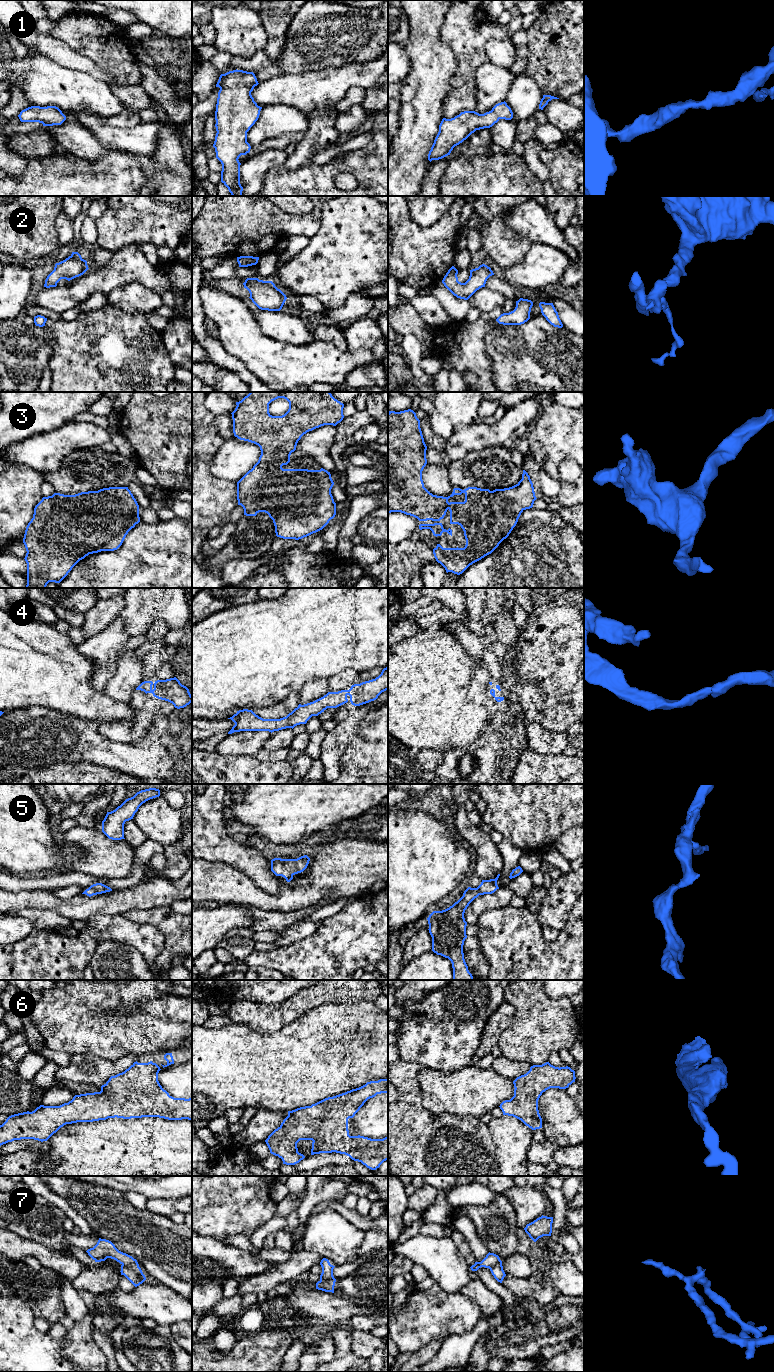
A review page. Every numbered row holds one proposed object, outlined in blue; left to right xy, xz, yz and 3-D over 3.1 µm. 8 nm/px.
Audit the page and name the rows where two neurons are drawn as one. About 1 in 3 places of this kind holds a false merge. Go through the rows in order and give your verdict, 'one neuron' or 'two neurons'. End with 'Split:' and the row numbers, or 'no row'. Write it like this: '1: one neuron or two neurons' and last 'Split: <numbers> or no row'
1: one neuron
2: one neuron
3: one neuron
4: one neuron
5: one neuron
6: one neuron
7: two neurons
Split: 7

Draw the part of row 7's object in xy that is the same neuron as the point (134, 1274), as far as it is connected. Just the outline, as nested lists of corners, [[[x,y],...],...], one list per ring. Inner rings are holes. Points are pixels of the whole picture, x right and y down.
[[[121,1265],[121,1275],[124,1275],[135,1287],[142,1284],[146,1277],[140,1267]]]

